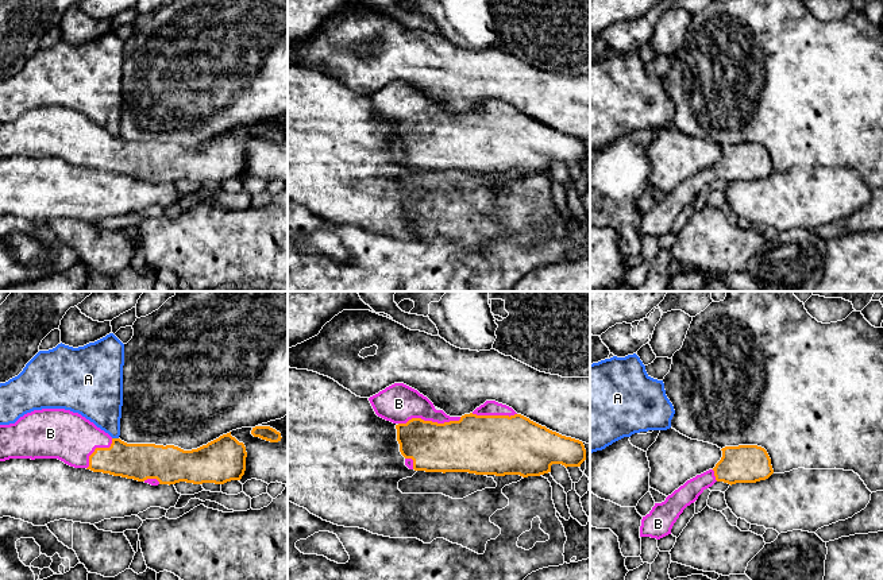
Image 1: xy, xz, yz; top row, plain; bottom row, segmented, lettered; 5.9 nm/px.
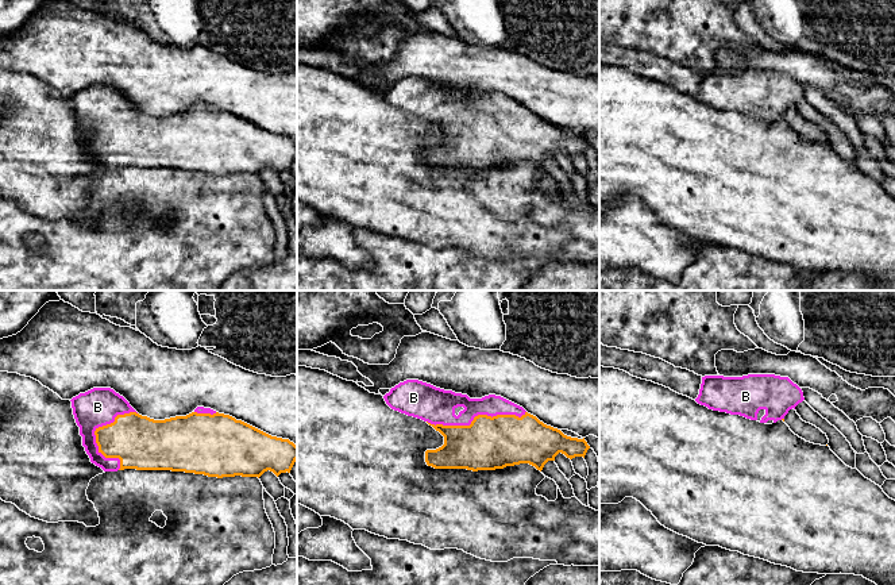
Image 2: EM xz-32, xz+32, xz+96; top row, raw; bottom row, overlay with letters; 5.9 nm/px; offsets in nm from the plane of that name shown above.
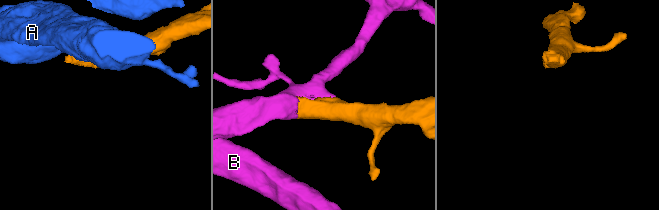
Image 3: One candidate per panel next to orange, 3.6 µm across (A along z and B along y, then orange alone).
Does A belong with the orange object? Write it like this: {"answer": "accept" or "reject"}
{"answer": "reject"}

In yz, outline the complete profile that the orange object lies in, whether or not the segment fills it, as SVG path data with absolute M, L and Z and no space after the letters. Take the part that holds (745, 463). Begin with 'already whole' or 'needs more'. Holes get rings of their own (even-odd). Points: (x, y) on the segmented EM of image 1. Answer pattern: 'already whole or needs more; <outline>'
needs more; M757 445L725 446L722 457L713 469L687 480L662 503L643 517L640 537L660 540L671 534L671 529L683 510L716 482L728 484L756 483L768 479L772 473L771 459L767 451Z

